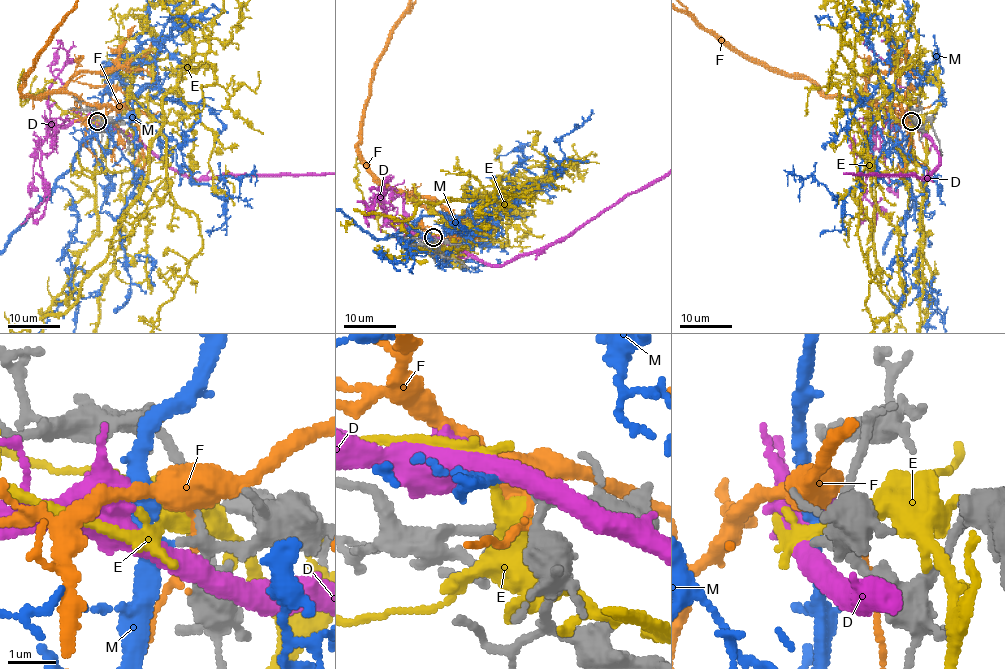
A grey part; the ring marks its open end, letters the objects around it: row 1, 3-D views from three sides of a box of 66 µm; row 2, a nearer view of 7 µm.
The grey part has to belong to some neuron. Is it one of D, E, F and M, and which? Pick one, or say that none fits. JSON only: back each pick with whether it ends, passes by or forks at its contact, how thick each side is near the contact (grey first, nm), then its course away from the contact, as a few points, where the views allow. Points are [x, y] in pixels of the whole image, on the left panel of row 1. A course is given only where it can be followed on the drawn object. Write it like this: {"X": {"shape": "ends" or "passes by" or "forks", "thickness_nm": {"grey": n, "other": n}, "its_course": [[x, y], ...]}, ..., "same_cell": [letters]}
{"M": {"shape": "passes by", "thickness_nm": {"grey": 140, "other": 240}}, "same_cell": ["M"]}

